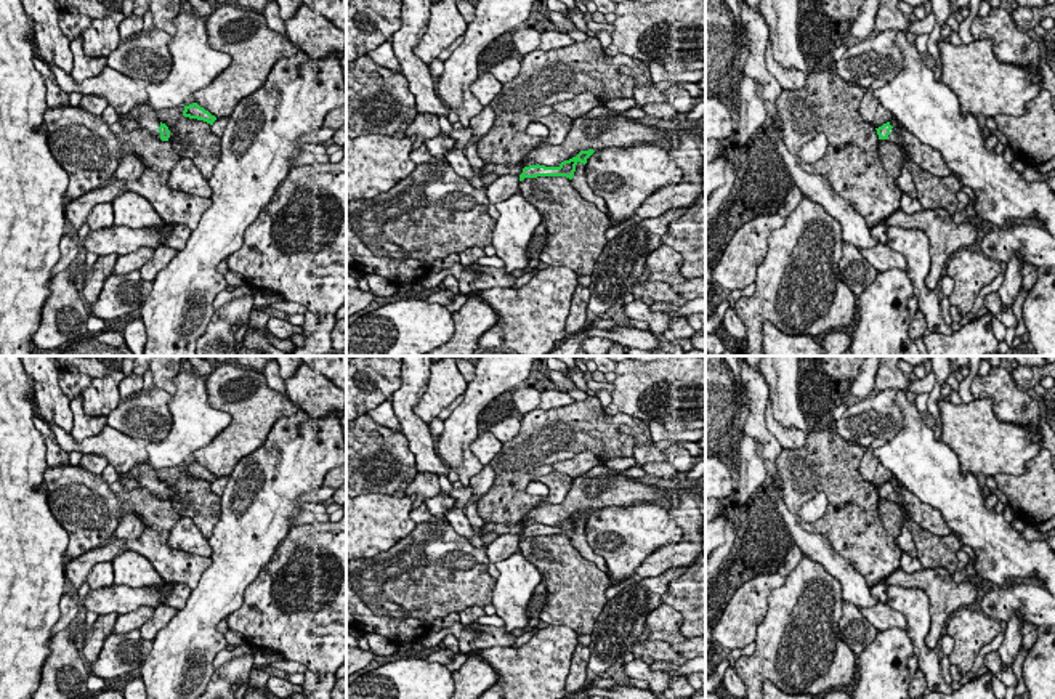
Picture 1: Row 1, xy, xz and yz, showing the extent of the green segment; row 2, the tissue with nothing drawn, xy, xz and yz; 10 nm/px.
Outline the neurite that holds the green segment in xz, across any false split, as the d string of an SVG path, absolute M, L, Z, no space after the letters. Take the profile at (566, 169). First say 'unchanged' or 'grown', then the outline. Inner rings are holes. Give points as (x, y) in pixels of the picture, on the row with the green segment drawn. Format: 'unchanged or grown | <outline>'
grown | M593 149L580 151L576 157L561 162L558 167L545 167L545 165L529 165L523 168L523 173L519 176L511 175L502 175L497 176L494 183L491 183L486 188L486 194L491 205L495 205L497 202L507 200L513 194L519 192L519 183L524 178L537 178L537 176L566 176L572 180L576 165L587 164L587 159L593 154Z

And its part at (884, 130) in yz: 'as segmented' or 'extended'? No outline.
extended

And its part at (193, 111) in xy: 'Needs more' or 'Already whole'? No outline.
Already whole

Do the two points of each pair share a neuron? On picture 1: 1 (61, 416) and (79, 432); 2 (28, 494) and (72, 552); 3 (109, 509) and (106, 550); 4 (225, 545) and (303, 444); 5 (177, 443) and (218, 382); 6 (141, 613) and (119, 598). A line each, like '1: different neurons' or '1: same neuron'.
1: different neurons
2: different neurons
3: different neurons
4: same neuron
5: different neurons
6: different neurons

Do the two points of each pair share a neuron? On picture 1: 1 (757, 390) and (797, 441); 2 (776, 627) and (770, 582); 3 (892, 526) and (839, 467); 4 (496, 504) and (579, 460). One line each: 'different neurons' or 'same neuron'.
1: different neurons
2: different neurons
3: different neurons
4: different neurons

